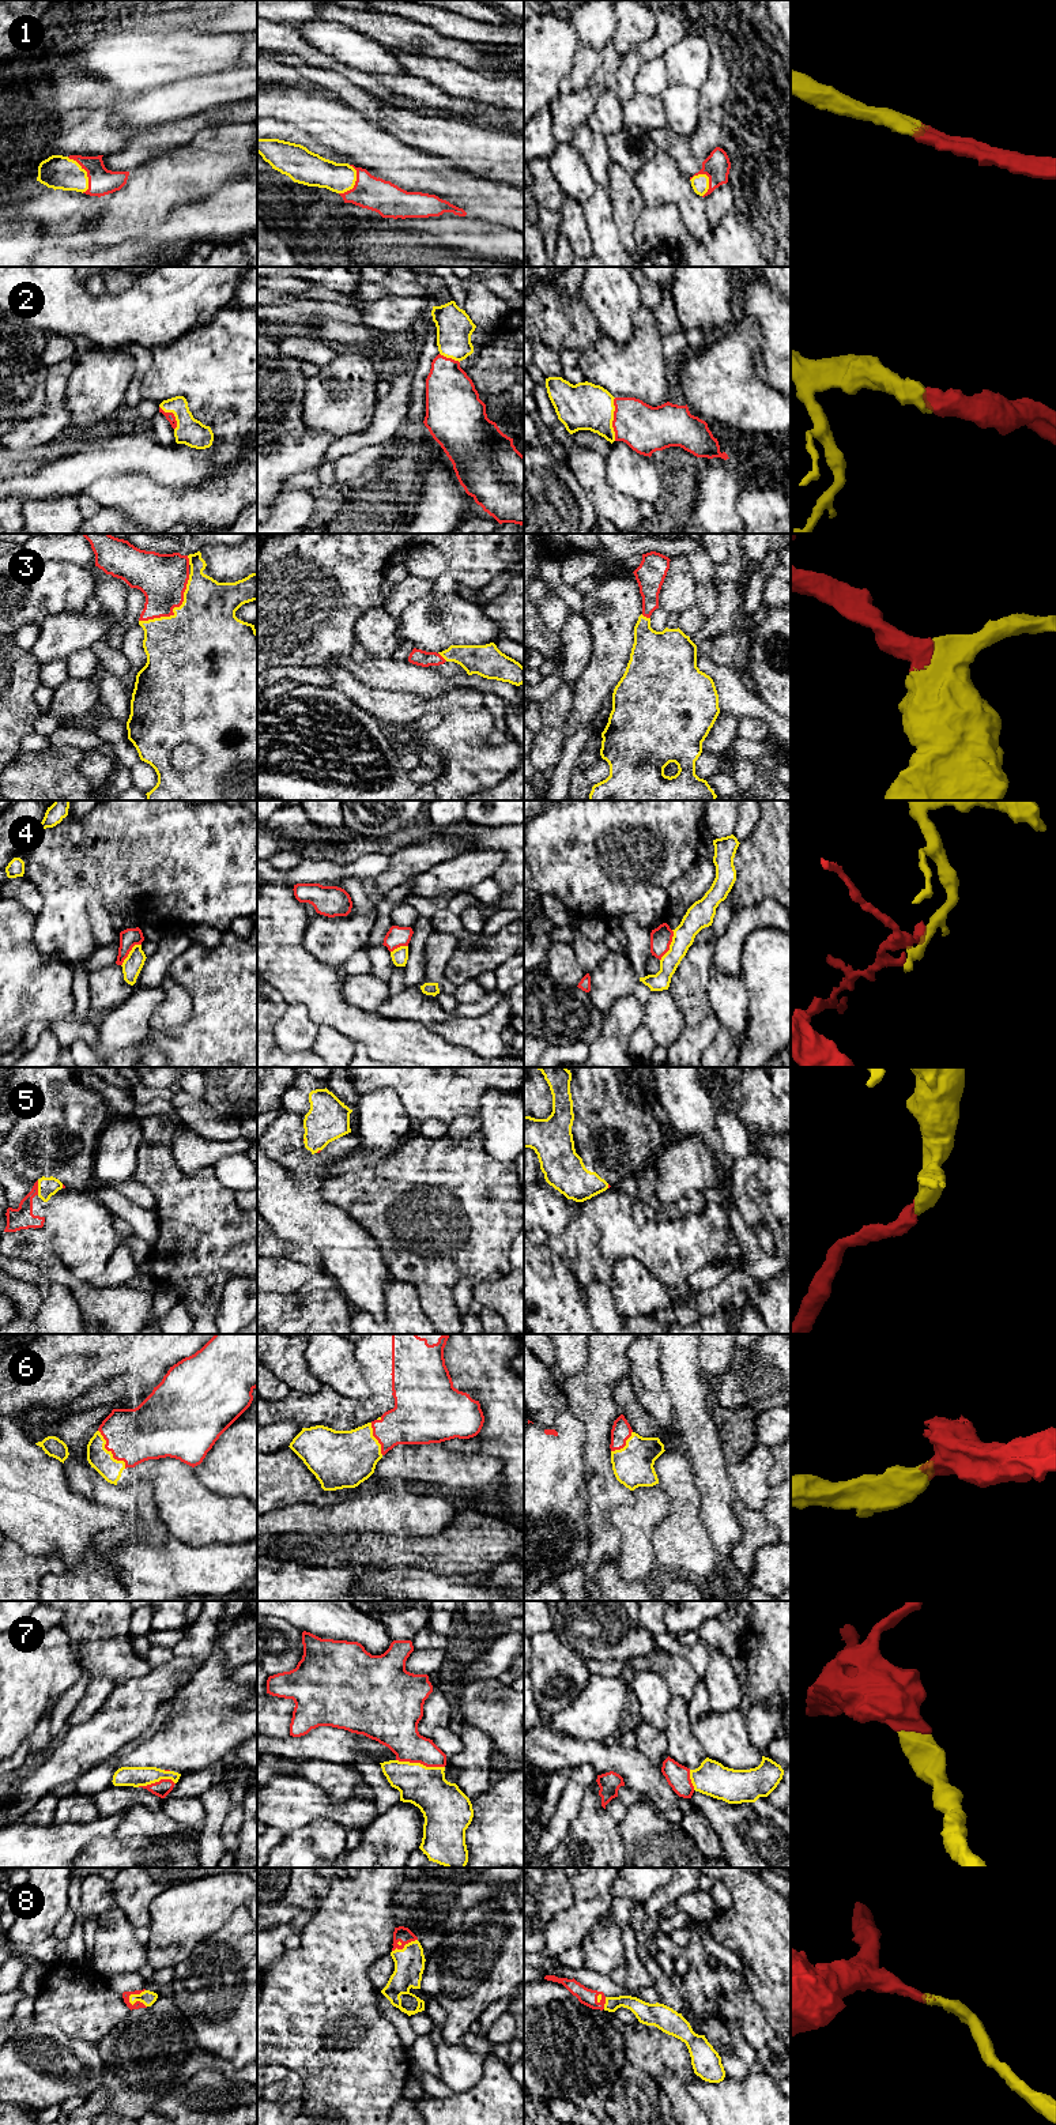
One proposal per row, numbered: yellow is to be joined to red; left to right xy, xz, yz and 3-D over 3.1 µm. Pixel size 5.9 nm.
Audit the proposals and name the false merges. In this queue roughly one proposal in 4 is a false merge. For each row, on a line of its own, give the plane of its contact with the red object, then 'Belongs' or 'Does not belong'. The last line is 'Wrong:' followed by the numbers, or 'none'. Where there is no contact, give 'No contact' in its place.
1: Touches red in xy. Belongs
2: Touches red in yz. Belongs
3: Touches red in xy. Belongs
4: Touches red in yz. Does not belong
5: Touches red in xy. Belongs
6: Touches red in xy. Belongs
7: Touches red in xz. Belongs
8: Touches red in xy. Belongs
Wrong: 4

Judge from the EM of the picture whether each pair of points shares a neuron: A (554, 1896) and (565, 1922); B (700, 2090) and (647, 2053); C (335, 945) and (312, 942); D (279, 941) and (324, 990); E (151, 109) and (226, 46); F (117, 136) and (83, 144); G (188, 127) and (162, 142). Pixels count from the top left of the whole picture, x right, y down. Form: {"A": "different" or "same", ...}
{"A": "different", "B": "different", "C": "same", "D": "same", "E": "different", "F": "same", "G": "same"}

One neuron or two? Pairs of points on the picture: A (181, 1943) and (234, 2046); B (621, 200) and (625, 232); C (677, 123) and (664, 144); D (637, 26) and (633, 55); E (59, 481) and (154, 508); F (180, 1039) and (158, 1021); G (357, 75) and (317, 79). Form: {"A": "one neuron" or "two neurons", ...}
{"A": "two neurons", "B": "one neuron", "C": "two neurons", "D": "two neurons", "E": "two neurons", "F": "two neurons", "G": "two neurons"}

